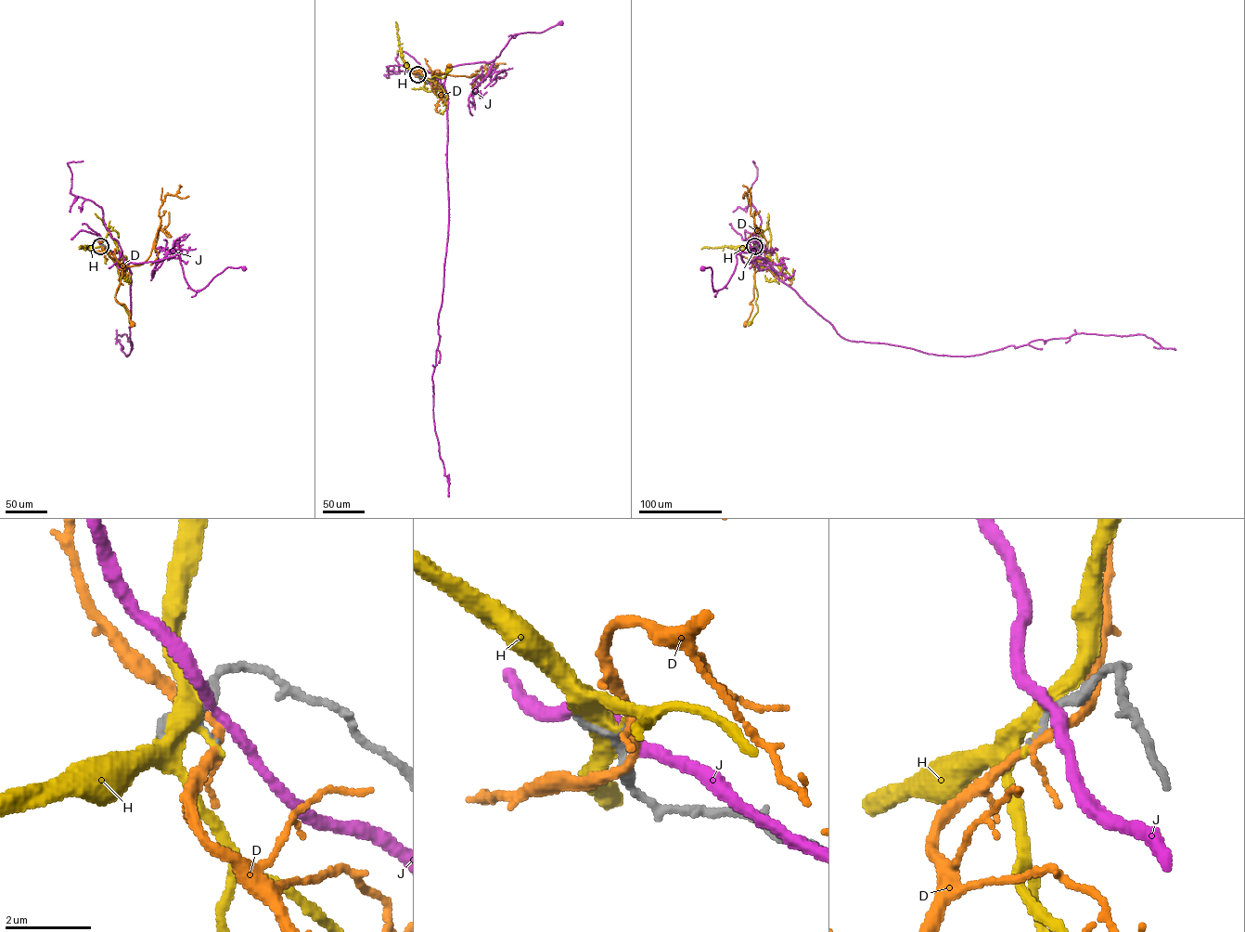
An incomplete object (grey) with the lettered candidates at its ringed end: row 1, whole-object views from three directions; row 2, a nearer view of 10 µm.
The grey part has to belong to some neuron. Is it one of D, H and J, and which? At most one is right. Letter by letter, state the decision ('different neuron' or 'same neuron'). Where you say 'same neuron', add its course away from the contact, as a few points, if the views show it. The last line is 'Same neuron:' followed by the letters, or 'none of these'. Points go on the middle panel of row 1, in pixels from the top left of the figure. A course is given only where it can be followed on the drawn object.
D: different neuron
H: different neuron
J: different neuron
Same neuron: none of these

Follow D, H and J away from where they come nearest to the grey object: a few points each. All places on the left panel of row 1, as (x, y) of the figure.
D: (101, 245), (121, 264), (121, 277), (115, 298), (124, 304), (132, 325)
H: (101, 245), (119, 274), (121, 283), (115, 298), (124, 307), (132, 323)
J: (101, 245), (121, 253), (127, 265), (179, 254), (187, 284), (197, 291), (227, 267), (245, 268)

